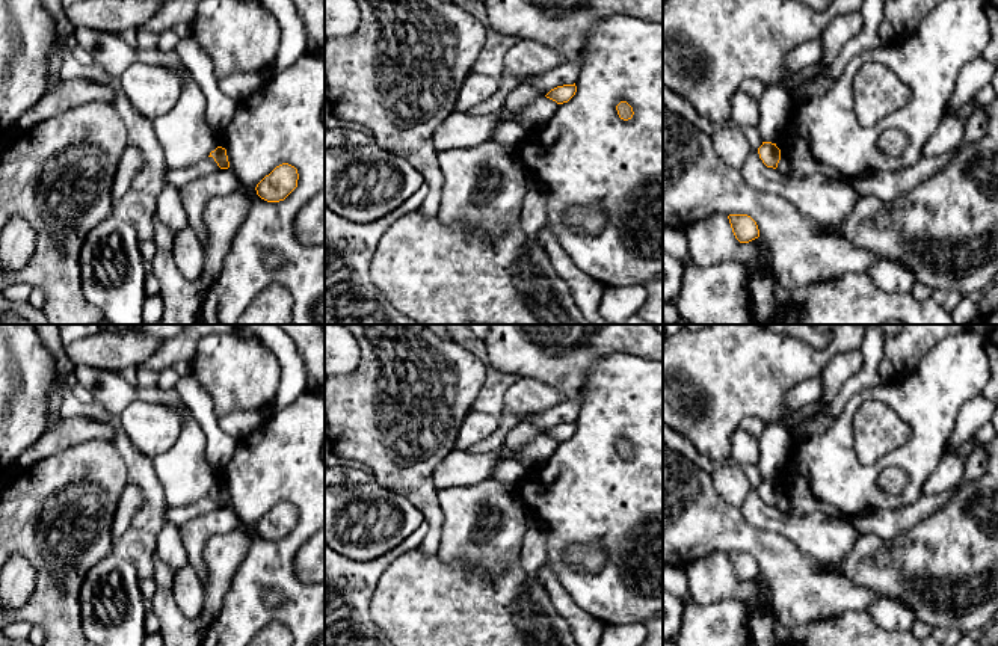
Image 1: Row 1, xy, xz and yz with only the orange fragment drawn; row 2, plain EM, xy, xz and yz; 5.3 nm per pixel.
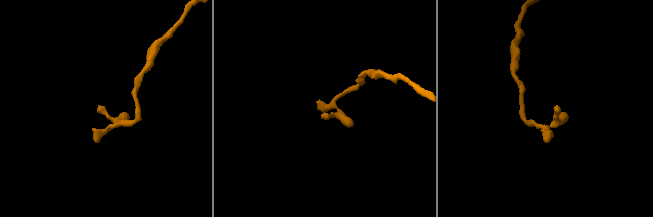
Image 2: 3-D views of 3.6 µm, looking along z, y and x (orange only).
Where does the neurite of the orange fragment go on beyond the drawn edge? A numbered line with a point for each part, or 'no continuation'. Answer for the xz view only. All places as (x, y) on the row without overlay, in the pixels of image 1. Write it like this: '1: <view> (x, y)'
no continuation

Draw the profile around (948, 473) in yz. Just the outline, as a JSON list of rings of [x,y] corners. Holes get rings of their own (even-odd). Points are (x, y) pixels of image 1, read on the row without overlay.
[[[945,453],[923,486],[923,495],[933,497],[954,489],[965,472],[966,462],[953,453]]]

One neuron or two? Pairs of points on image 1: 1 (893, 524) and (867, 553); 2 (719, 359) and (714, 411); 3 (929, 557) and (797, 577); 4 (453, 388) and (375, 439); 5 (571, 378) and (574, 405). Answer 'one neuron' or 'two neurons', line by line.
1: two neurons
2: one neuron
3: two neurons
4: one neuron
5: two neurons

